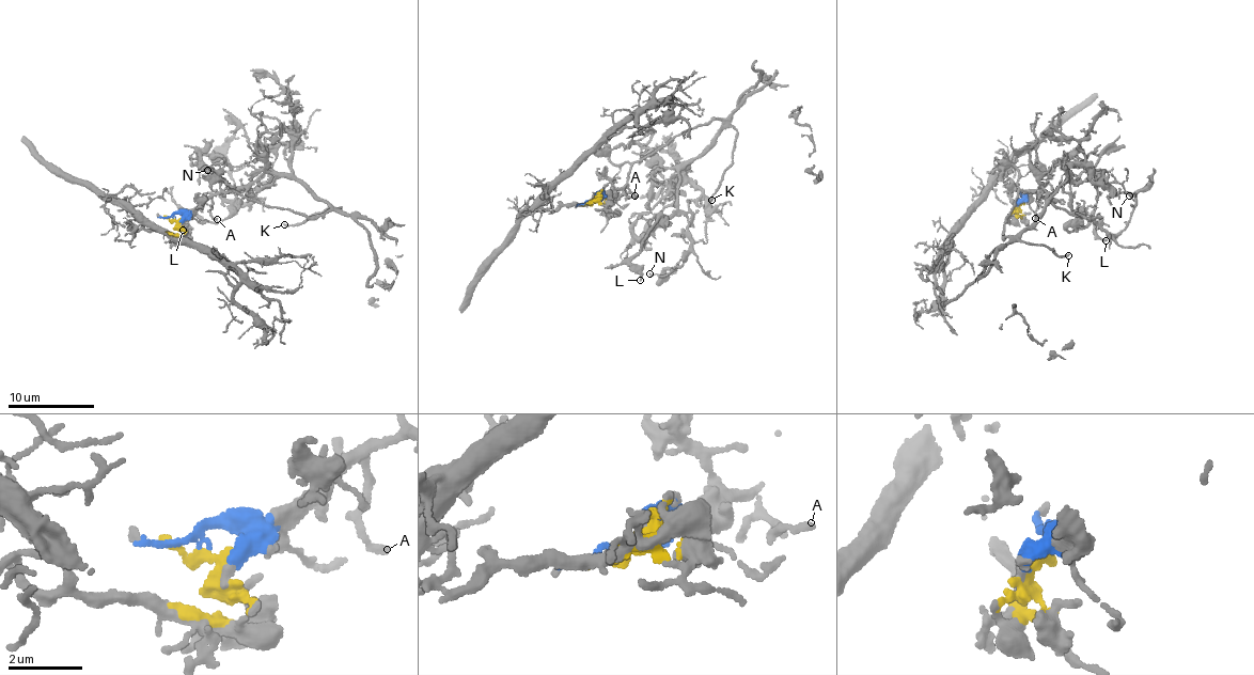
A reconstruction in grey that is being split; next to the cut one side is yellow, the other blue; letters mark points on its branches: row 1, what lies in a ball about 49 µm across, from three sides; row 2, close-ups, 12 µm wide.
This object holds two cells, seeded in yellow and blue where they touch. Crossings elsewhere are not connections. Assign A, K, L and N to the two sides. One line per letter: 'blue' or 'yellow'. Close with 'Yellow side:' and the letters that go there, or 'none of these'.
A: blue
K: blue
L: blue
N: blue
Yellow side: none of these

